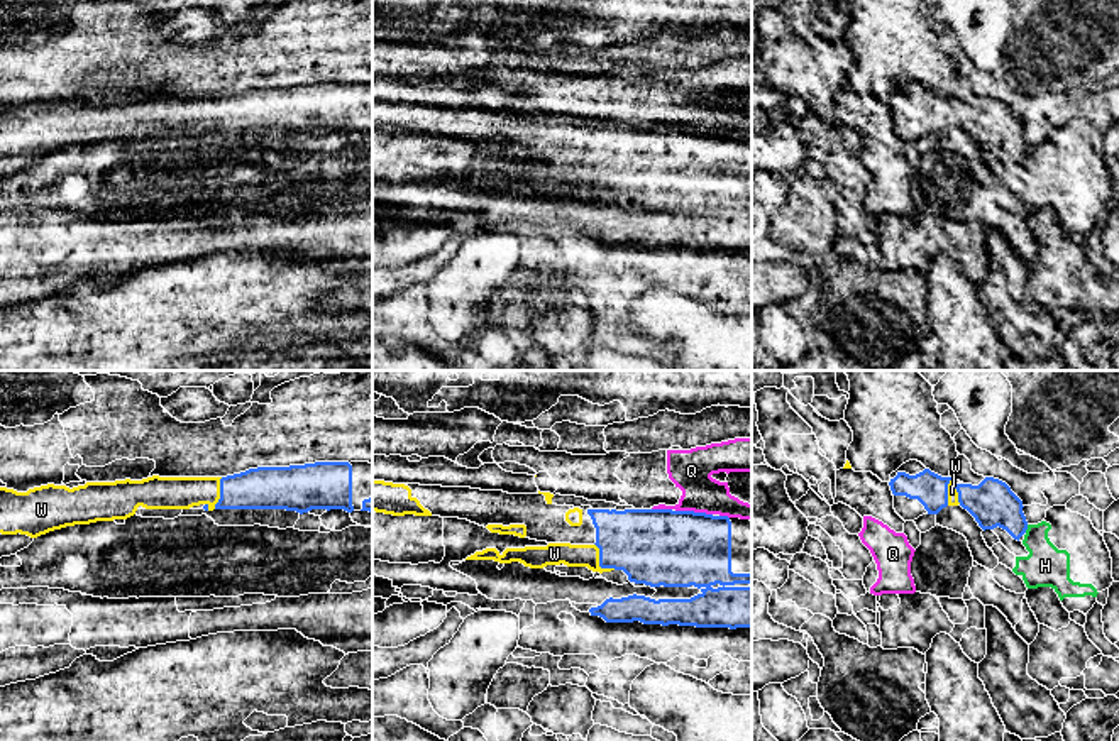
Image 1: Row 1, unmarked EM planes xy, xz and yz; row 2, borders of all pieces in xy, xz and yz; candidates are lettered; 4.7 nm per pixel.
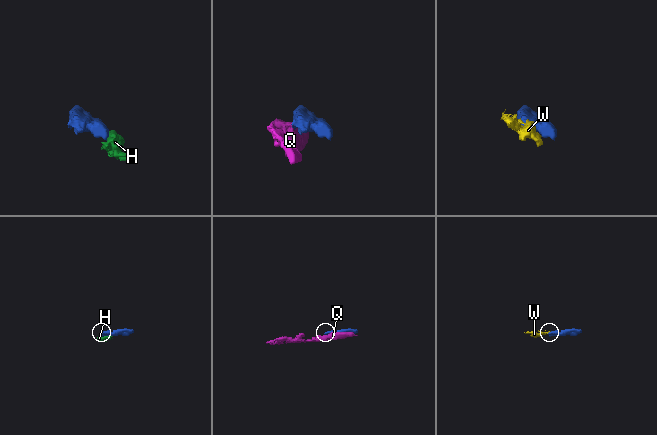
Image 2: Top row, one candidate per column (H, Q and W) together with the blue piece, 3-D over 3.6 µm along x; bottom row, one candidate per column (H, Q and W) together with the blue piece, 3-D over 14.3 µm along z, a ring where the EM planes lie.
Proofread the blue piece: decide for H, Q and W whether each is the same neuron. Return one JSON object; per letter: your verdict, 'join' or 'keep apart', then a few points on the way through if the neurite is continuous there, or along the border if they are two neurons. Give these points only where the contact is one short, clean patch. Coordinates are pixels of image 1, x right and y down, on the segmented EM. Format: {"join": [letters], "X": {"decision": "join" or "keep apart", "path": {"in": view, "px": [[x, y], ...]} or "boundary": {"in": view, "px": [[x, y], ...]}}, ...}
{"join": ["W"], "H": {"decision": "keep apart"}, "Q": {"decision": "keep apart"}, "W": {"decision": "join"}}

